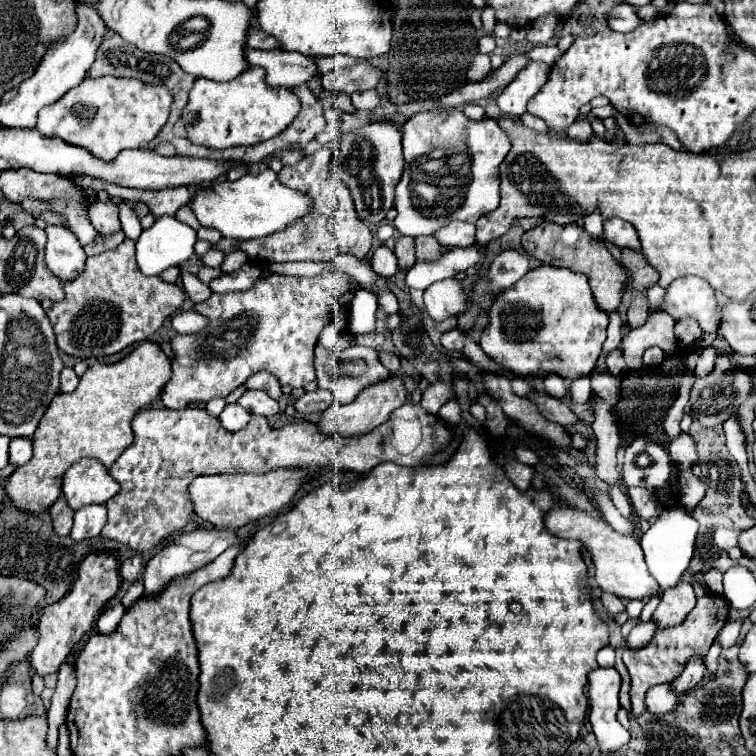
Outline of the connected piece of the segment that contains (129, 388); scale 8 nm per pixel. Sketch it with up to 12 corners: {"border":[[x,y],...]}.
{"border":[[142,342],[56,396],[4,490],[24,514],[90,456],[110,468],[170,358]]}

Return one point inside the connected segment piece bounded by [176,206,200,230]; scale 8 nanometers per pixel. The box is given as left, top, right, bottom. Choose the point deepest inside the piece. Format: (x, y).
(184, 215)

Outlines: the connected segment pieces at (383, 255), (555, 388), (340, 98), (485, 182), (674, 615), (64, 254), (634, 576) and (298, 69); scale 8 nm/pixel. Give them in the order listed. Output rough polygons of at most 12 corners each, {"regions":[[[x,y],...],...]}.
{"regions":[[[384,244],[370,258],[372,270],[382,278],[398,272],[396,256]],[[556,374],[543,378],[550,396],[562,398],[570,381]],[[332,94],[334,106],[342,112],[354,114],[350,96],[346,94]],[[460,108],[420,110],[402,126],[406,164],[434,148],[468,154],[462,206],[476,224],[496,210],[510,140]],[[690,582],[662,592],[652,614],[658,628],[684,622],[696,606]],[[48,226],[46,266],[62,282],[84,272],[76,234]],[[566,502],[548,532],[582,542],[604,592],[642,600],[660,590],[638,538]],[[246,48],[270,86],[294,88],[318,74],[300,52]]]}

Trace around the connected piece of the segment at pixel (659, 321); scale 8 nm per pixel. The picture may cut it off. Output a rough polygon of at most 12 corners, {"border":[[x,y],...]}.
{"border":[[652,312],[644,326],[628,330],[620,348],[630,371],[643,367],[646,348],[670,350],[674,324]]}

